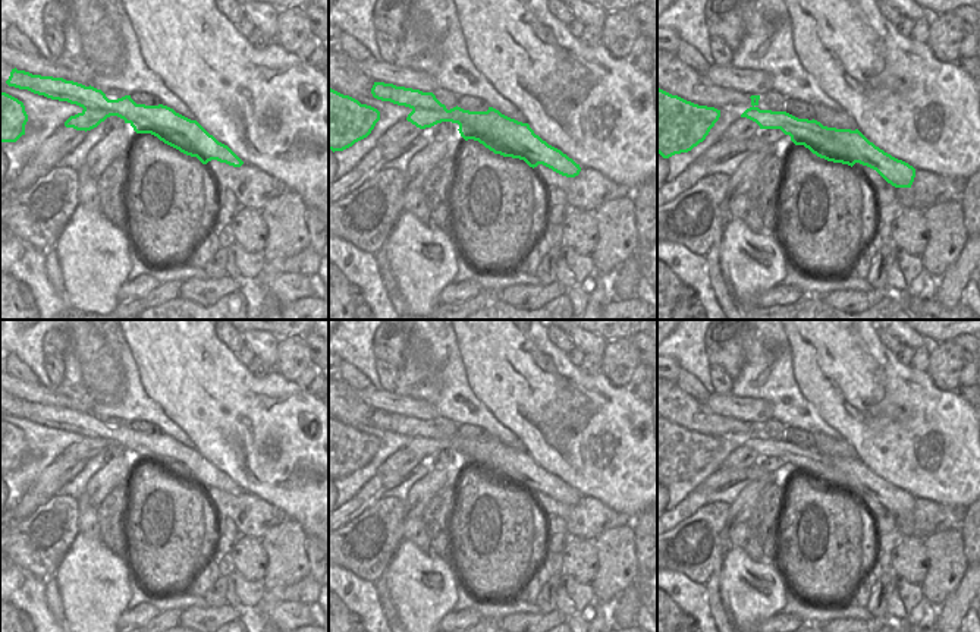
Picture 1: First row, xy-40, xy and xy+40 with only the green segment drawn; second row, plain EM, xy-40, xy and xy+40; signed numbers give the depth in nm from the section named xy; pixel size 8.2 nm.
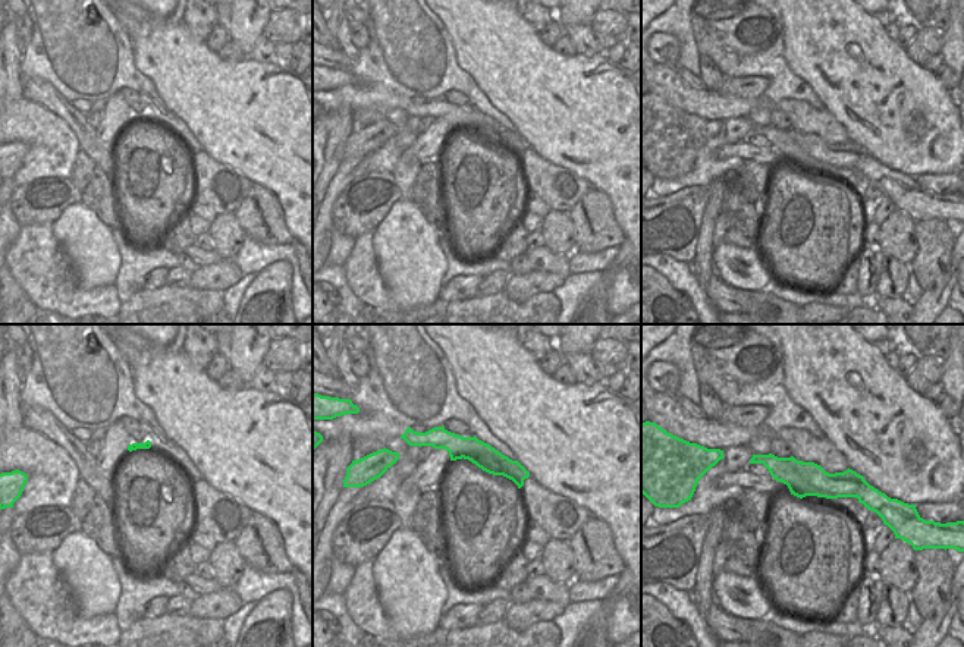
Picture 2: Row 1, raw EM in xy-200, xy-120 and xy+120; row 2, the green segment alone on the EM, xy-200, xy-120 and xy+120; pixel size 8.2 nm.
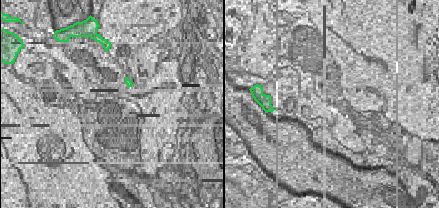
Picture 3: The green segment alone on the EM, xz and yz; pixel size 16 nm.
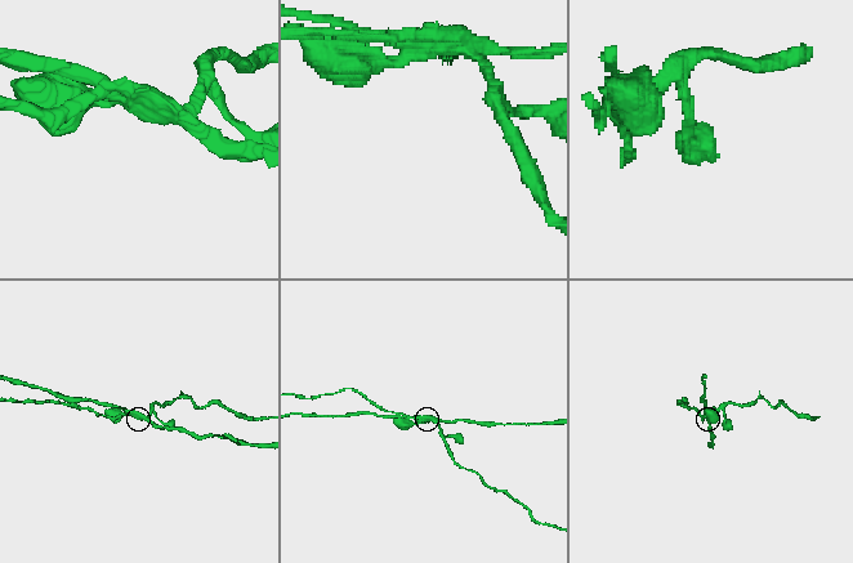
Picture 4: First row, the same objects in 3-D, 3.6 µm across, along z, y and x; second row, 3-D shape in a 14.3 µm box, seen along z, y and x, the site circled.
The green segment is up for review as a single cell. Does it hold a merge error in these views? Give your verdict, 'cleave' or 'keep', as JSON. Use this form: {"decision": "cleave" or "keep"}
{"decision": "cleave"}

